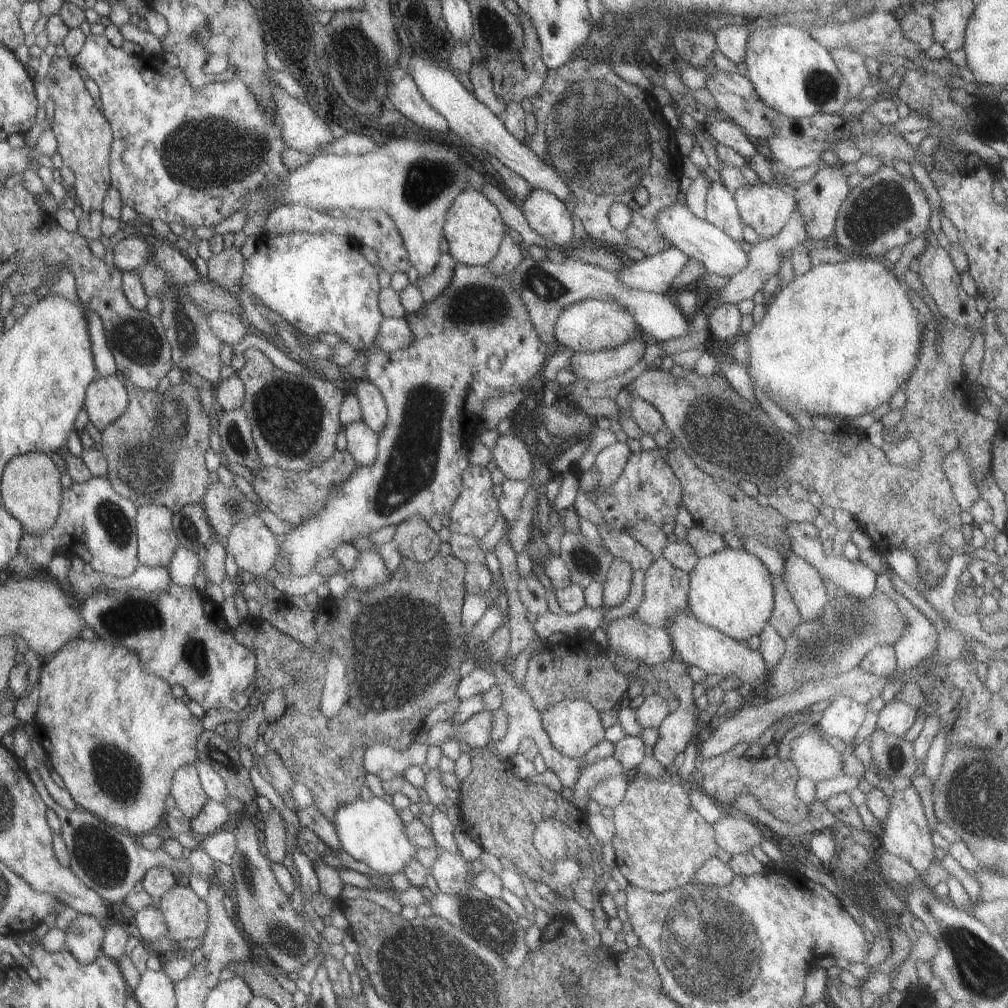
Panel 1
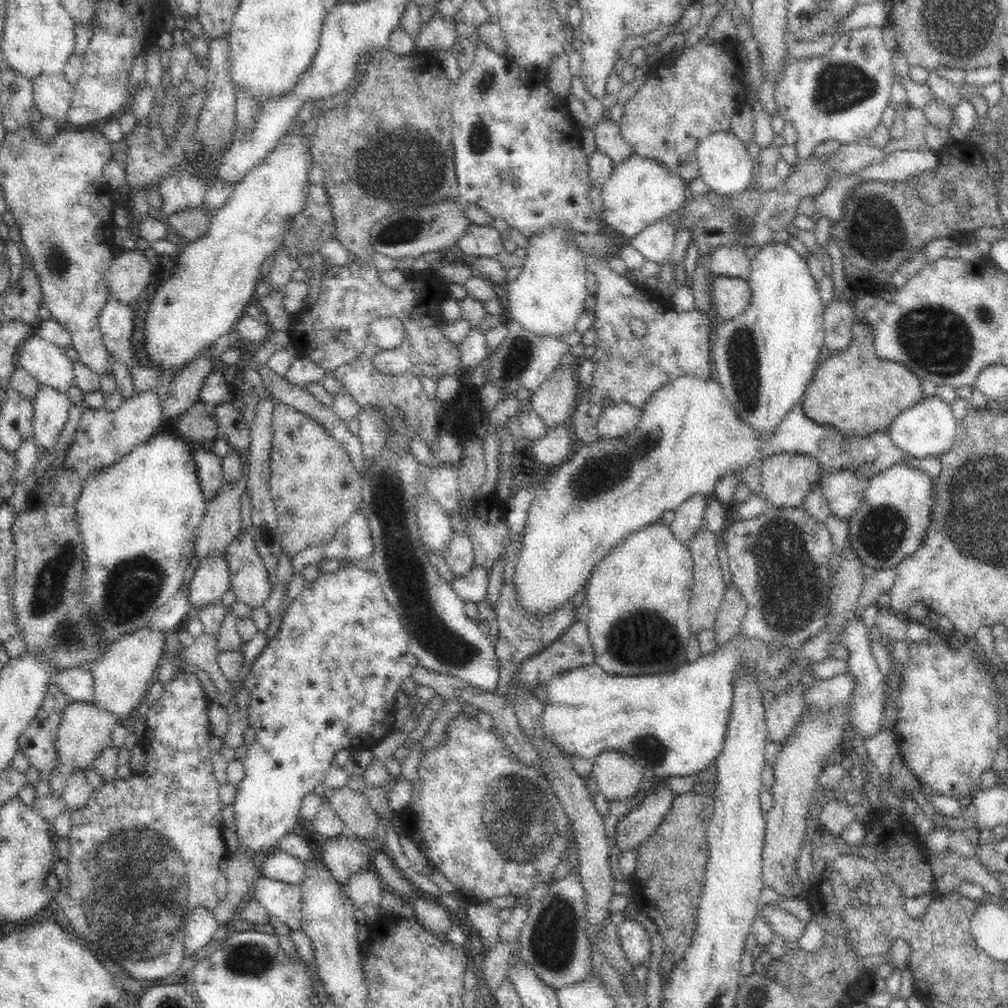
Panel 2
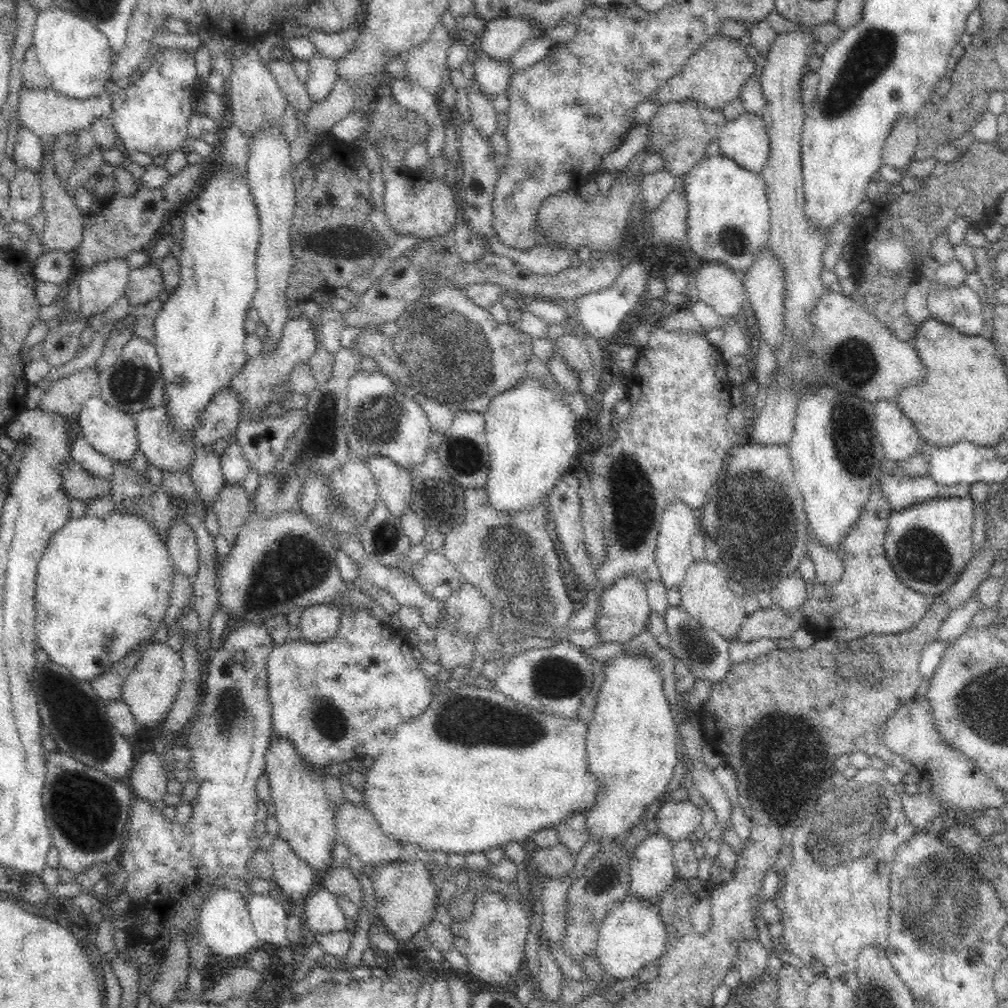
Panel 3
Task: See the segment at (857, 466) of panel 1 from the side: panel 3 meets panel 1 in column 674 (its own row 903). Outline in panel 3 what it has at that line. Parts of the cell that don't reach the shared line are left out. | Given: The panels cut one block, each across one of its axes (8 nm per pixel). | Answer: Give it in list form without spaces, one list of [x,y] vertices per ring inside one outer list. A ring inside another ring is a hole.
[[[412,860],[411,863],[384,863],[369,870],[380,925],[397,941],[411,940],[422,930],[422,926],[426,928],[432,921],[436,921],[436,907],[441,904],[438,887],[441,878],[434,878],[429,867],[426,860]]]

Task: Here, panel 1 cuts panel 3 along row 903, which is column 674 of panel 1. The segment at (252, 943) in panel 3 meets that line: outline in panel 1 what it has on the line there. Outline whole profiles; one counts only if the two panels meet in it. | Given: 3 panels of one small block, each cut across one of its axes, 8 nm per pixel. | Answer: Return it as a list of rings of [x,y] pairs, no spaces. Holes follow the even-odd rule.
[[[676,201],[655,216],[655,230],[657,234],[669,244],[675,247],[690,261],[701,262],[705,273],[730,277],[741,270],[747,264],[747,253],[739,247],[739,241],[731,240],[719,228],[709,224],[705,219],[699,219],[688,210],[685,203]]]

